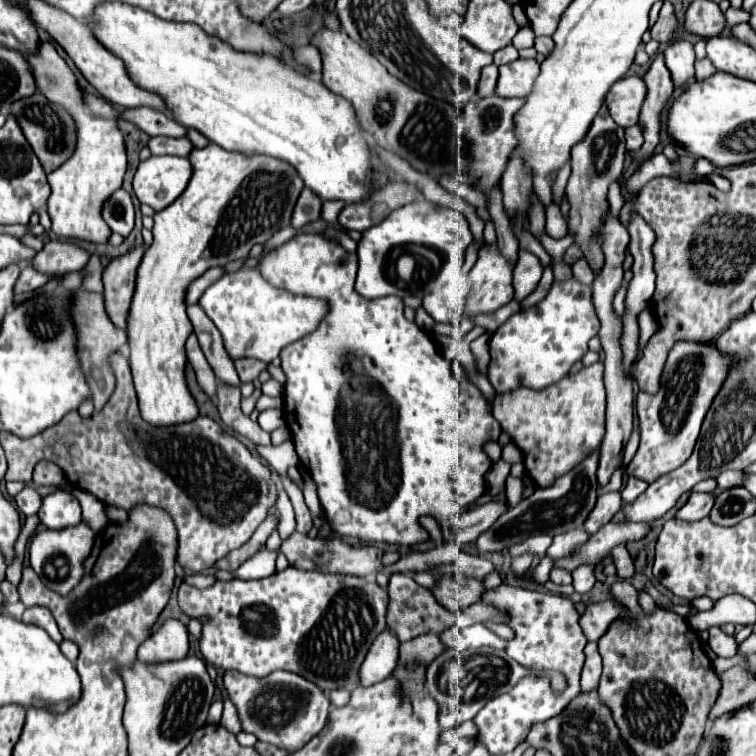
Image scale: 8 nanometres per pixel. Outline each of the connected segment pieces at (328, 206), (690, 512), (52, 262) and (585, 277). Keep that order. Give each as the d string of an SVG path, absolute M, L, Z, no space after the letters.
M338 199L324 201L324 205L322 205L322 219L324 219L324 221L334 223L334 221L336 221L336 217L338 217L338 213L342 211L342 207L344 207L344 205L346 205L346 203L344 203L344 201L338 201Z
M692 491L686 505L682 505L676 513L676 519L684 519L684 521L698 521L702 517L708 517L712 507L714 507L716 495L714 493L698 493Z
M52 239L34 255L32 265L44 275L64 275L70 271L80 271L88 263L90 255L62 239Z
M580 259L572 265L572 271L574 271L574 277L576 281L580 281L582 285L590 285L594 281L594 275L590 273L590 265L586 265L586 259Z

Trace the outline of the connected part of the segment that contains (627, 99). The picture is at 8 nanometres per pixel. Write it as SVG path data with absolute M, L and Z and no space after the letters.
M624 77L610 87L604 103L614 123L626 129L636 125L644 97L646 97L644 81L640 77Z

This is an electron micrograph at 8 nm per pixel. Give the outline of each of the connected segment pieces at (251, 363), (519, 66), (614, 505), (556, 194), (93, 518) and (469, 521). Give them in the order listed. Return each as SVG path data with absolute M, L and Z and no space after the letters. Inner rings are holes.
M236 359L234 361L236 365L236 371L238 371L238 377L242 383L250 383L254 379L258 379L260 371L264 371L268 365L260 359Z
M516 59L500 67L500 79L496 85L496 95L500 97L526 97L538 77L536 59Z
M620 491L600 495L596 501L596 507L590 511L588 519L584 521L584 529L588 535L594 535L602 525L606 525L618 511L622 509L622 497Z
M566 163L566 165L560 169L560 173L556 175L556 179L554 179L554 183L552 183L552 201L554 201L558 207L560 207L560 203L562 203L564 187L566 187L568 177L570 177L570 163Z
M78 487L72 489L72 495L80 501L82 521L88 523L88 527L94 529L94 531L104 529L106 523L108 523L108 519L106 519L106 515L104 515L104 503L98 501L96 497L92 497L90 493L86 493L84 489L78 489Z
M488 501L488 503L482 503L478 505L476 509L468 511L466 515L460 517L460 525L458 529L454 531L454 539L456 543L460 545L466 545L466 543L472 543L478 533L486 531L500 515L504 515L508 511L508 503L506 501Z

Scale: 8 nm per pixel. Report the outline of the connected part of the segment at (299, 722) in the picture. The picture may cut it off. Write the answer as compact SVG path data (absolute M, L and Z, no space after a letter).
M226 671L224 687L230 701L236 705L242 731L256 735L258 741L290 753L306 745L328 721L330 699L322 693L322 689L318 689L318 685L290 671L272 671L266 677L250 677L236 671Z

